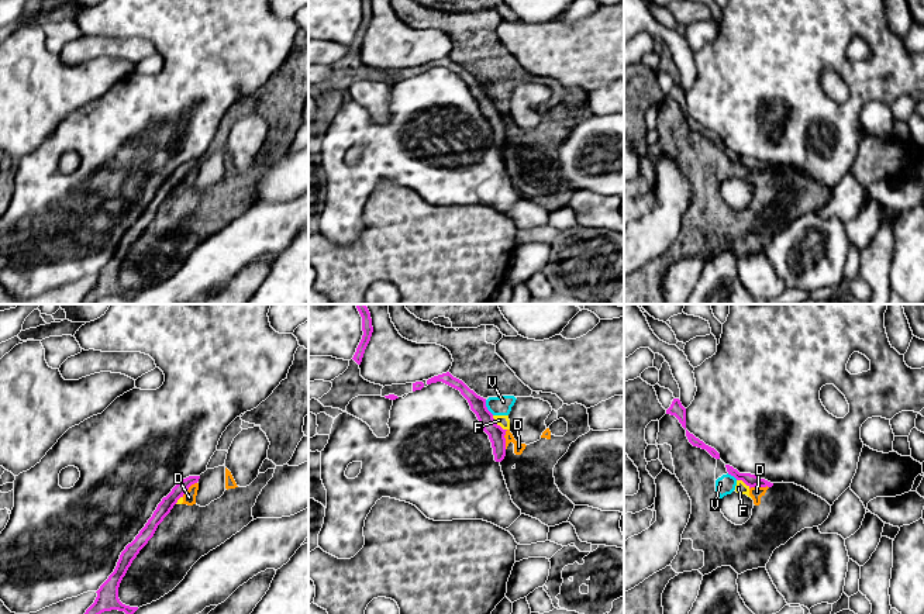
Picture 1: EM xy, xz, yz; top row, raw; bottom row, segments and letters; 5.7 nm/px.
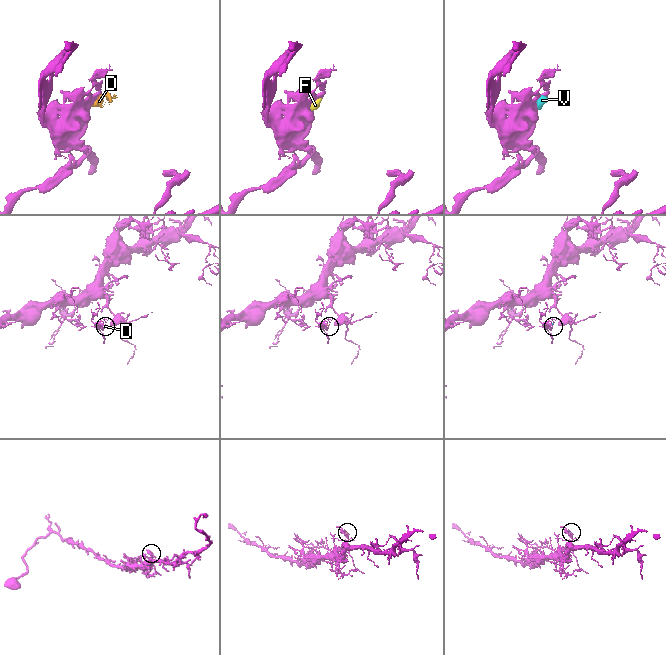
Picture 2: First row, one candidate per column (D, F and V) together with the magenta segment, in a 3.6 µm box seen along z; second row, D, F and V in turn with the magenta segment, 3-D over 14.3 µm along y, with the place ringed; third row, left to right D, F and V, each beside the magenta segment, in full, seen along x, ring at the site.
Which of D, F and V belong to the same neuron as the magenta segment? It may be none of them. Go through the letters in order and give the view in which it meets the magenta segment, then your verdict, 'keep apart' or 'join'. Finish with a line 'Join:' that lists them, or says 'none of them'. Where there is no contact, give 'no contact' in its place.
D: xz | keep apart
F: xz | keep apart
V: xz | keep apart
Join: none of them

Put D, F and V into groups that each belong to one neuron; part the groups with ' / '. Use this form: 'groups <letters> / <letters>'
groups D F V

